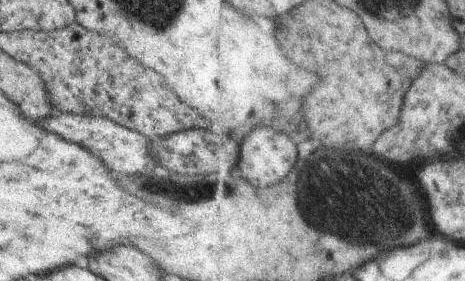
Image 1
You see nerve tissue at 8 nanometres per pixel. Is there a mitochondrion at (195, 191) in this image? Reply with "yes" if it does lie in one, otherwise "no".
yes

